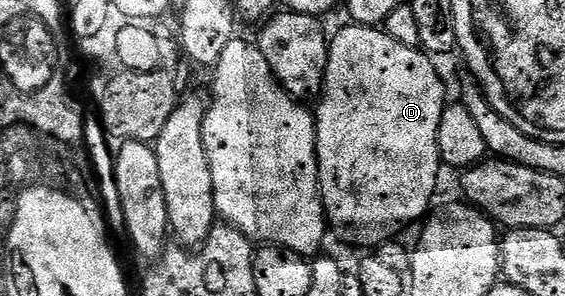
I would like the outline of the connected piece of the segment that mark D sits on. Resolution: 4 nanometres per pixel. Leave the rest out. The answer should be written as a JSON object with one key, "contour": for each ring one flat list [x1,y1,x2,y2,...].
{"contour":[[349,25,329,39,326,83,316,109,318,183,329,229,354,246,377,248,398,236,405,226,421,223,431,213,430,201,438,190,438,170,443,169,438,151,440,116,448,99,430,54,418,46,392,40,378,26]]}

